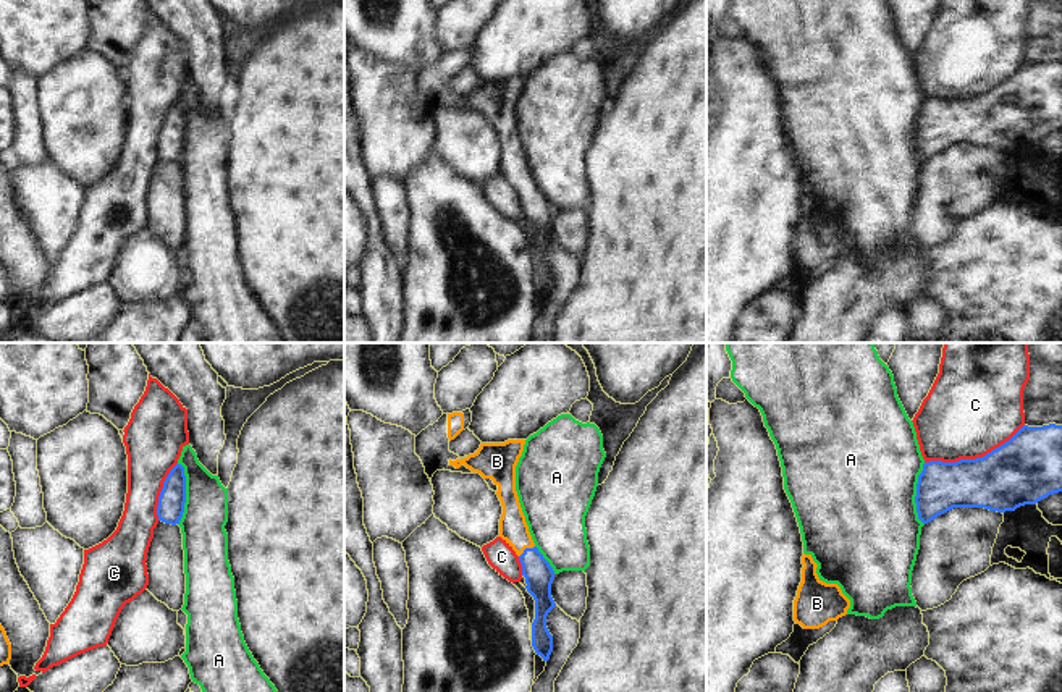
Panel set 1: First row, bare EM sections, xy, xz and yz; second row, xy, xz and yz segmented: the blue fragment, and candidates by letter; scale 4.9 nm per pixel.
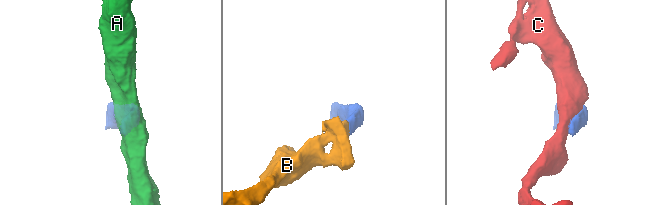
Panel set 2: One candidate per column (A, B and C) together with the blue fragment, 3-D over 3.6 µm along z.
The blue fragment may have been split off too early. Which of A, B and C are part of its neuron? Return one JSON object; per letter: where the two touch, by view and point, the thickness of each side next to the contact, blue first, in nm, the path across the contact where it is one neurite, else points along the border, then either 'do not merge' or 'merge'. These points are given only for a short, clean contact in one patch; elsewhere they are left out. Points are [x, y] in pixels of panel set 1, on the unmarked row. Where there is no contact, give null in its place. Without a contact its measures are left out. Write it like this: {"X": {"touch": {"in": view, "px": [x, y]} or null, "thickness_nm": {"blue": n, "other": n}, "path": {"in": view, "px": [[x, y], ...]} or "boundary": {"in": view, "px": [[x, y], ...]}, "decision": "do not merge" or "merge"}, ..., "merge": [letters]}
{"A": {"touch": {"in": "xy", "px": [185, 131]}, "thickness_nm": {"blue": 130, "other": 220}, "boundary": {"in": "xy", "px": [[180, 101], [185, 110], [185, 149], [178, 162]]}, "decision": "do not merge"}, "B": {"touch": {"in": "xz", "px": [526, 186]}, "thickness_nm": {"blue": 150, "other": 140}, "path": {"in": "xz", "px": [[539, 212], [526, 186], [513, 165]]}, "decision": "merge"}, "C": {"touch": {"in": "yz", "px": [973, 97]}, "thickness_nm": {"blue": 340, "other": 460}, "decision": "do not merge"}, "merge": ["B"]}

